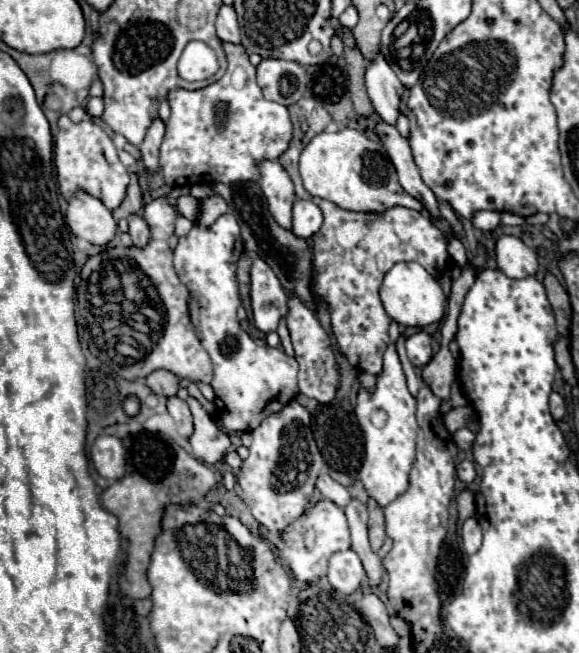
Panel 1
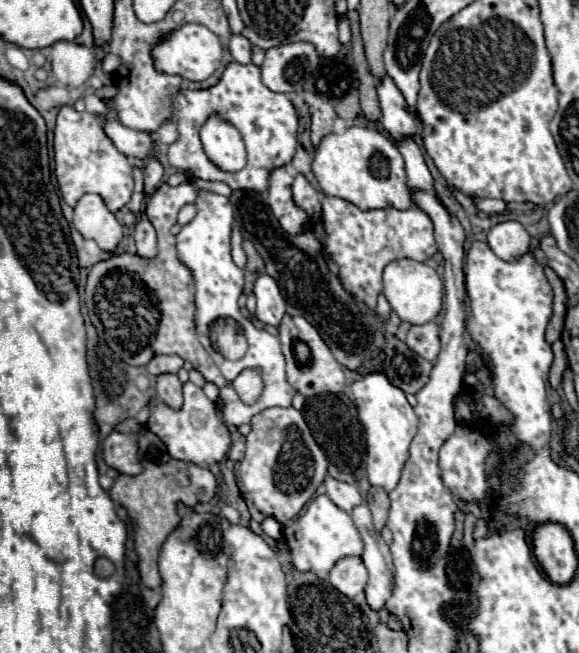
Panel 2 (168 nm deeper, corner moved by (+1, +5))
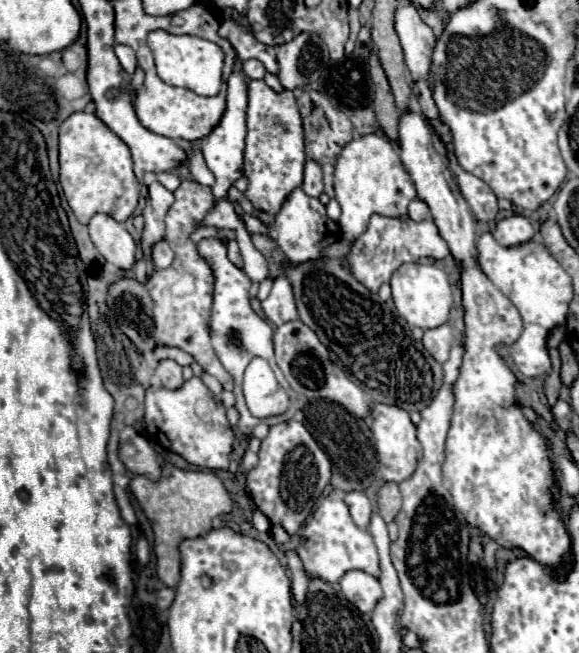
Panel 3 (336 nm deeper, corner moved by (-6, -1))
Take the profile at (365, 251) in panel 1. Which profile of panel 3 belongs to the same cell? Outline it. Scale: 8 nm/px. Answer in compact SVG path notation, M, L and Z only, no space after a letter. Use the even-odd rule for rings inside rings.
M373 215L365 233L353 241L351 251L347 253L347 263L349 263L351 275L369 291L377 293L383 283L389 283L389 277L399 265L417 263L421 257L443 259L447 255L449 255L449 247L441 237L433 219L425 219L417 223L407 215L405 217Z

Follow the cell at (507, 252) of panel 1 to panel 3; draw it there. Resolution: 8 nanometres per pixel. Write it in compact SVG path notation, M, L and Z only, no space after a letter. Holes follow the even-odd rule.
M511 215L503 221L499 221L493 231L495 241L503 247L517 247L527 241L533 241L533 235L535 235L533 225L529 223L529 219L525 219L521 215Z

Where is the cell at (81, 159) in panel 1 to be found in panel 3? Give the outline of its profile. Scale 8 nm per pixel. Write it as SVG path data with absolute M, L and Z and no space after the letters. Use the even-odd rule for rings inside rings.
M79 111L79 113L69 115L61 123L61 127L59 127L59 165L61 165L59 183L63 187L65 199L81 223L89 223L91 215L95 215L95 213L107 213L115 221L123 223L135 211L137 201L139 201L139 187L137 187L137 179L133 175L131 153L129 153L127 145L97 115Z

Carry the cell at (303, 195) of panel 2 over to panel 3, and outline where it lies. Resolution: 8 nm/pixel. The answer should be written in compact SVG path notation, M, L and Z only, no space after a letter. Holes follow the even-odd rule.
M315 161L305 163L305 177L303 177L301 189L309 197L321 197L321 193L323 193L323 173L321 173L321 167Z

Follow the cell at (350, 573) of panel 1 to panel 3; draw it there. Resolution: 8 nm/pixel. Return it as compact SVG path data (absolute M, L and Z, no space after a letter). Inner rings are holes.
M347 571L347 575L343 575L339 585L343 597L349 603L353 603L361 613L373 611L375 603L383 595L379 581L365 571Z

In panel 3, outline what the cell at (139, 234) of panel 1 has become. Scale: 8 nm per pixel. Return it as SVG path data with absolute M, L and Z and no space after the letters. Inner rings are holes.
M161 239L161 241L157 241L157 243L153 245L151 257L153 257L155 269L167 269L167 267L171 265L171 261L173 261L173 251L171 251L169 243L167 243L165 239Z

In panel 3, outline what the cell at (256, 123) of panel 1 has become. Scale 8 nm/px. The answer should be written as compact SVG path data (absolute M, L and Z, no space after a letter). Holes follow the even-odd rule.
M247 79L247 137L244 172L249 179L245 197L255 209L275 215L287 195L303 183L305 149L303 121L297 111L297 101L291 91L273 91L263 79Z

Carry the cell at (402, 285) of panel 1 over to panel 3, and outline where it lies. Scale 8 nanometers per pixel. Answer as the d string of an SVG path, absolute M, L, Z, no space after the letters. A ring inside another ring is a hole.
M419 263L401 265L391 277L391 289L393 289L393 303L399 315L409 325L421 329L435 329L447 323L453 305L453 295L447 273L441 271L437 265L419 265Z

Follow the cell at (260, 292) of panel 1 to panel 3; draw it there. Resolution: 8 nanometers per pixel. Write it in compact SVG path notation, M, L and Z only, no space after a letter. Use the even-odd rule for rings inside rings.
M281 275L275 279L273 283L273 289L269 293L269 297L261 303L267 319L273 323L273 325L283 325L287 321L293 321L297 319L297 309L295 309L295 299L293 299L293 291L291 291L291 285L287 283L287 277Z

